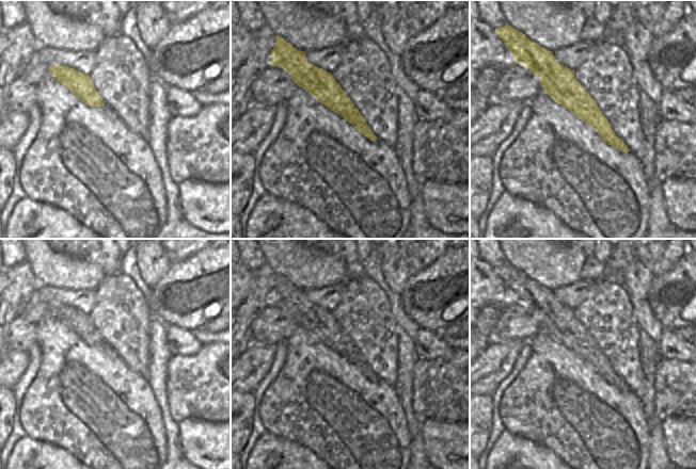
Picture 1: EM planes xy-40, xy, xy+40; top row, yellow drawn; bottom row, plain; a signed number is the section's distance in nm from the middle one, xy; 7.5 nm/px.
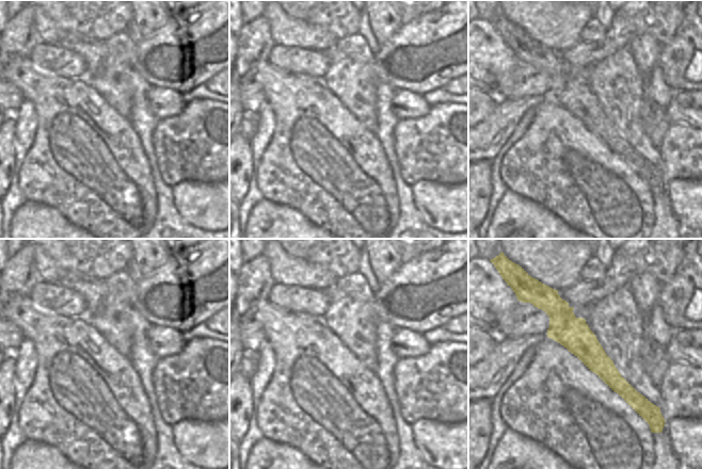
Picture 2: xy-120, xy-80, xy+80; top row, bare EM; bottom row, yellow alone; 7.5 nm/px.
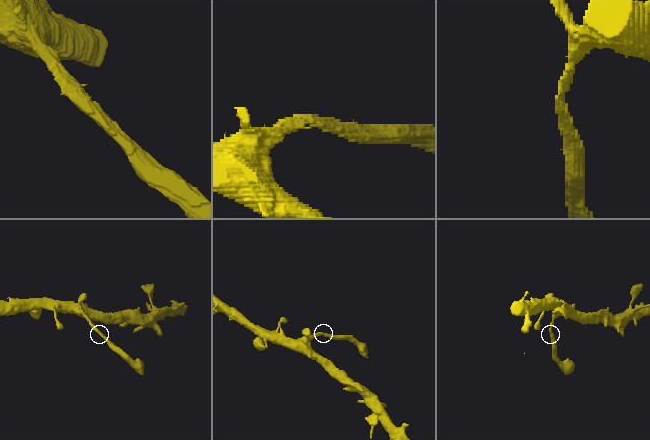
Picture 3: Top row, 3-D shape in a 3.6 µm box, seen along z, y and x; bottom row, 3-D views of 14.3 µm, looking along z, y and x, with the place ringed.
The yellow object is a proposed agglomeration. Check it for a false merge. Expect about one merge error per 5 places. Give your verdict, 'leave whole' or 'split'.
split

